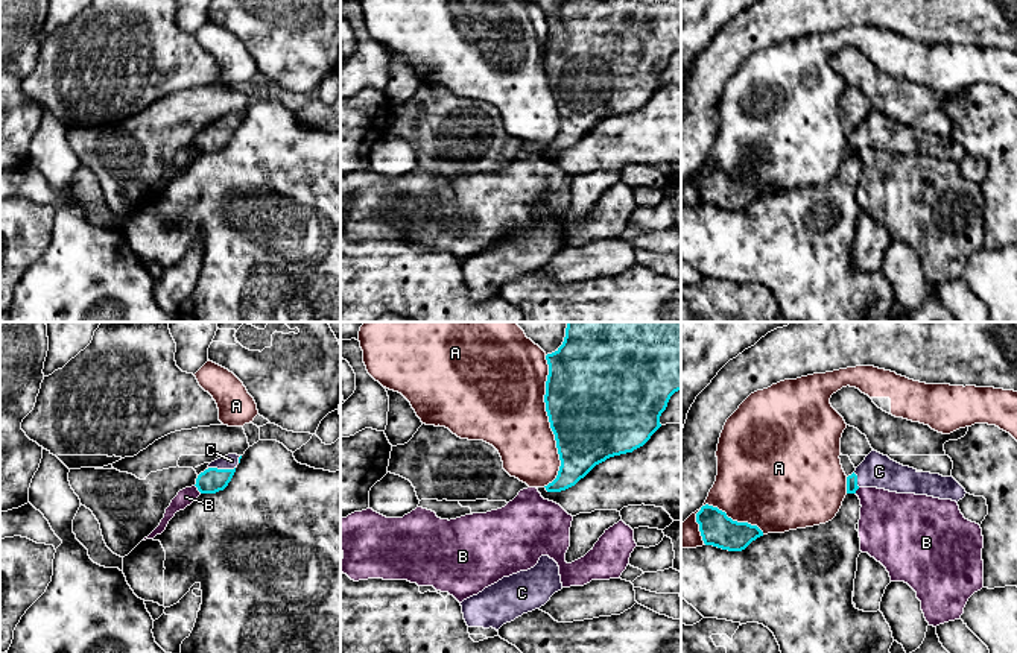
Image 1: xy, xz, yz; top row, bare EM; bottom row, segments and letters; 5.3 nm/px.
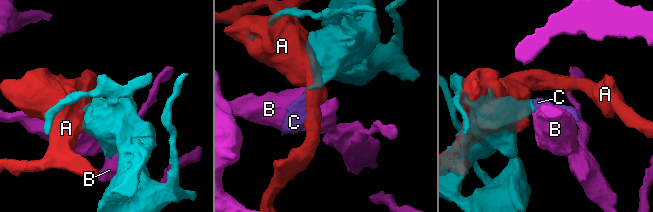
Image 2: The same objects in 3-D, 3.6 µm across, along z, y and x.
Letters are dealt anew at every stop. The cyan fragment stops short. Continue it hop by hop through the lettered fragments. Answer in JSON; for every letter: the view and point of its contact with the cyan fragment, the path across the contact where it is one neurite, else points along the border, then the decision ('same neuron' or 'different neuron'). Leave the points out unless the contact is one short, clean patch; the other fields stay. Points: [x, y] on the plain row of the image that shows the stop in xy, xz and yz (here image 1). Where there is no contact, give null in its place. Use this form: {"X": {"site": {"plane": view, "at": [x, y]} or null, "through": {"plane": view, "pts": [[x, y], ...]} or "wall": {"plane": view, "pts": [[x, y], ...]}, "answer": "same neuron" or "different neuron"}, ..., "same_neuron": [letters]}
{"A": {"site": {"plane": "xz", "at": [549, 81]}, "answer": "different neuron"}, "B": {"site": {"plane": "xy", "at": [198, 149]}, "wall": {"plane": "xy", "pts": [[195, 145], [201, 152]]}, "answer": "different neuron"}, "C": {"site": {"plane": "xy", "at": [221, 129]}, "through": {"plane": "xy", "pts": [[212, 140], [221, 129], [231, 120]]}, "answer": "same neuron"}, "same_neuron": ["C"]}

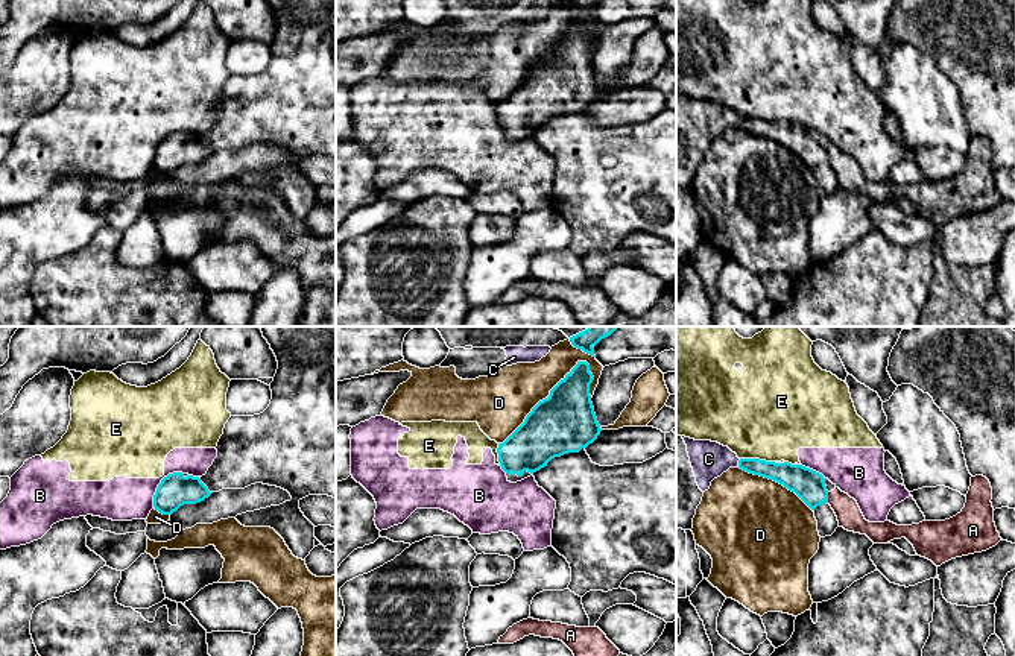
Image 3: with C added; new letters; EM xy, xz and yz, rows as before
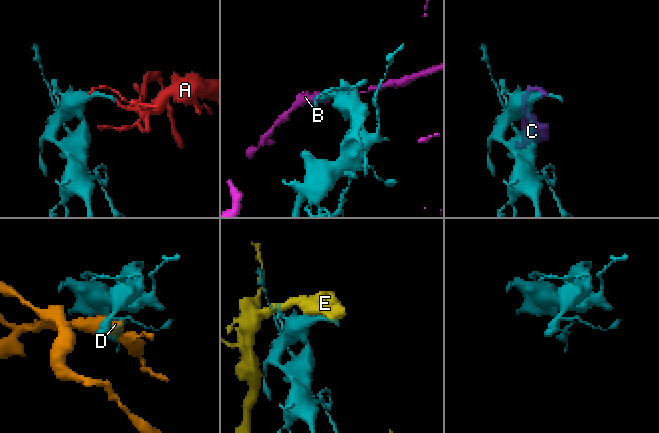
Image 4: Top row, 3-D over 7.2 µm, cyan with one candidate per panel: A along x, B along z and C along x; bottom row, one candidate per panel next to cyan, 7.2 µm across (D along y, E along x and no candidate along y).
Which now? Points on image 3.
{"A": {"site": {"plane": "yz", "at": [827, 157]}, "answer": "same neuron"}, "B": {"site": {"plane": "xy", "at": [160, 143]}, "answer": "different neuron"}, "C": {"site": {"plane": "yz", "at": [739, 123]}, "answer": "different neuron"}, "D": {"site": {"plane": "xz", "at": [543, 59]}, "answer": "different neuron"}, "E": {"site": {"plane": "yz", "at": [757, 119]}, "answer": "different neuron"}, "same_neuron": ["A"]}

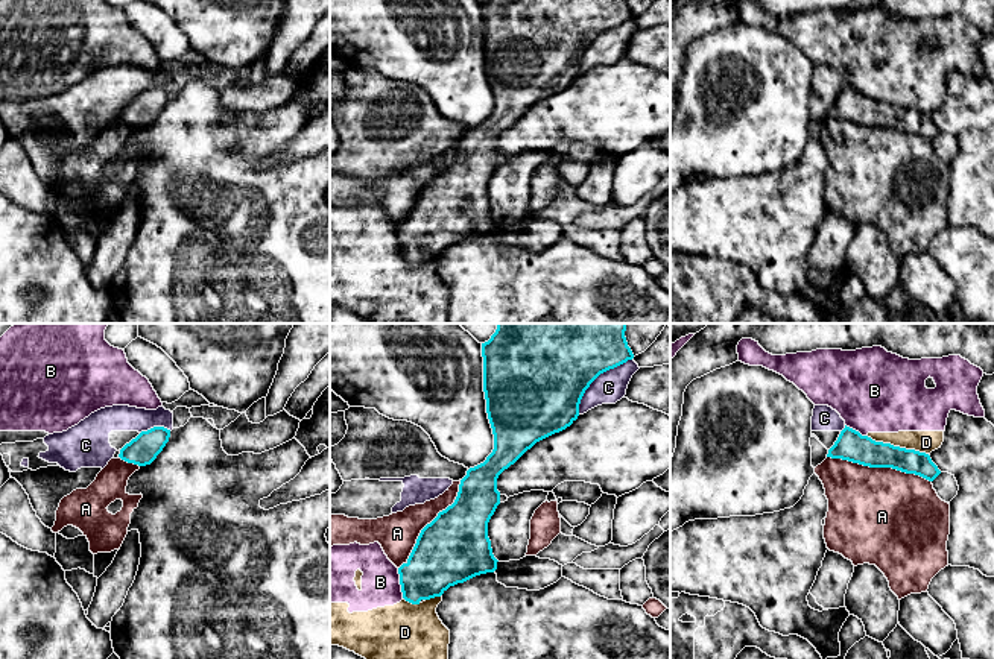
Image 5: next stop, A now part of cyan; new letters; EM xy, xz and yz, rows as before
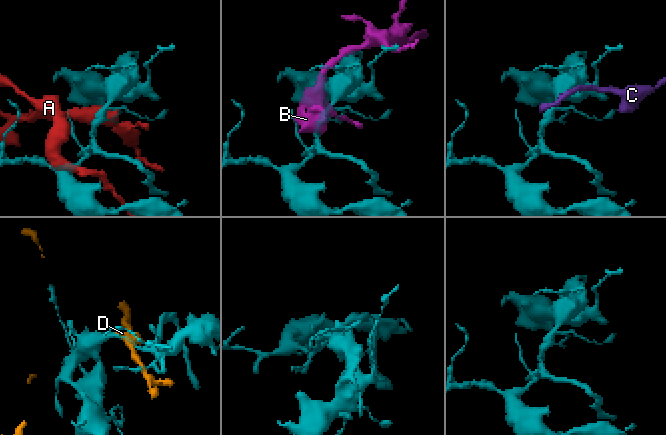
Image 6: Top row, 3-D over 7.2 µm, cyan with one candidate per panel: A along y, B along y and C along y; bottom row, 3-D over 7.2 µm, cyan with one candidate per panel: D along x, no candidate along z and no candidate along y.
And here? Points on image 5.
{"A": {"site": {"plane": "yz", "at": [879, 126]}, "answer": "different neuron"}, "B": {"site": {"plane": "xz", "at": [400, 243]}, "answer": "different neuron"}, "C": {"site": {"plane": "xz", "at": [596, 37]}, "answer": "different neuron"}, "D": {"site": {"plane": "yz", "at": [897, 107]}, "answer": "different neuron"}, "same_neuron": []}

